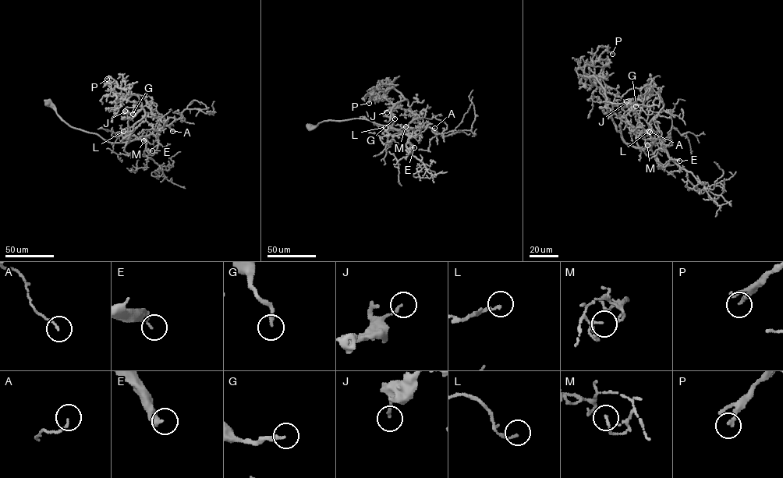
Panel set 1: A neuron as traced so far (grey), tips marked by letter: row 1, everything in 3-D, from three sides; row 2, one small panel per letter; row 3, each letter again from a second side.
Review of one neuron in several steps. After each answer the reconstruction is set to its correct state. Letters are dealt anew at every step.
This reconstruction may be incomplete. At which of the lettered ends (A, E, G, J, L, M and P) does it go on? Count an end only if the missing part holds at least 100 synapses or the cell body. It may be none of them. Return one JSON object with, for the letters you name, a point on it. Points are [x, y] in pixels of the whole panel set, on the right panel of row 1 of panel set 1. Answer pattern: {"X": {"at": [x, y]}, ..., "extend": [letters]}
{"E": {"at": [679, 161]}, "extend": ["E"]}

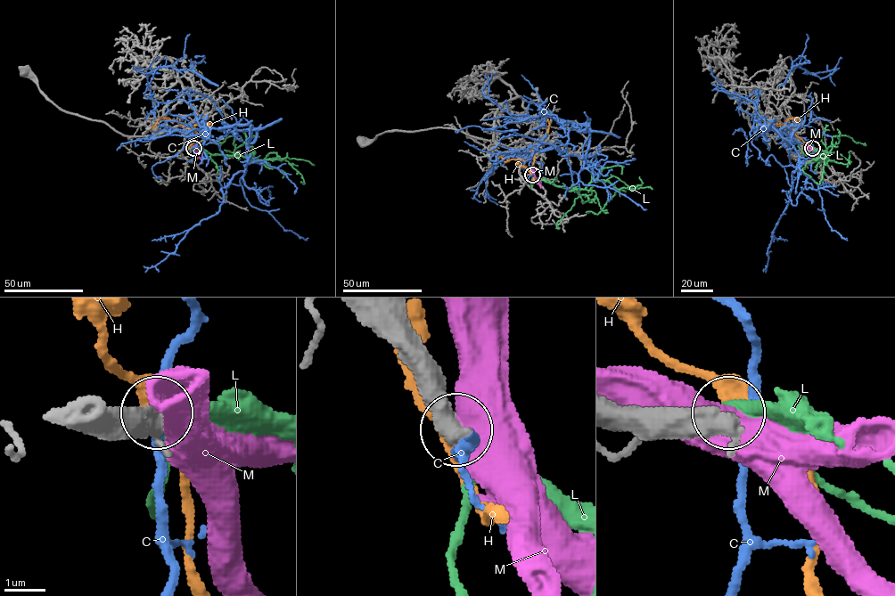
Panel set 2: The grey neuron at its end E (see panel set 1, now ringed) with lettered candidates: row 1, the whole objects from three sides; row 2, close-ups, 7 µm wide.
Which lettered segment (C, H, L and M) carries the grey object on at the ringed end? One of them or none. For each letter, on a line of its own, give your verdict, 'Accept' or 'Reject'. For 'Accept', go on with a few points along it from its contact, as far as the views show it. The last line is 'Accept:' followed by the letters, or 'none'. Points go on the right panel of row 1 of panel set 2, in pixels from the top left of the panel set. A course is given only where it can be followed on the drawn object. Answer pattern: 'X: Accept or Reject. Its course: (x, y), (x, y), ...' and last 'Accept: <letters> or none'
C: Reject
H: Reject
L: Accept. Its course: (812, 148), (826, 156), (817, 159), (835, 152), (850, 161), (849, 162), (849, 151)
M: Reject
Accept: L

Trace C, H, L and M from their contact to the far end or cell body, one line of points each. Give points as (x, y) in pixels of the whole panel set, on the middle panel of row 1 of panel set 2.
C: (532, 175), (529, 148), (566, 145), (576, 126), (590, 130), (585, 161), (513, 130), (482, 130)
H: (532, 175), (529, 170), (534, 158), (525, 160), (508, 159), (502, 158), (496, 149), (490, 151)
L: (532, 175), (578, 189), (592, 182), (607, 180), (616, 189), (615, 194), (598, 214), (587, 212), (591, 211)
M: (532, 175), (540, 188)

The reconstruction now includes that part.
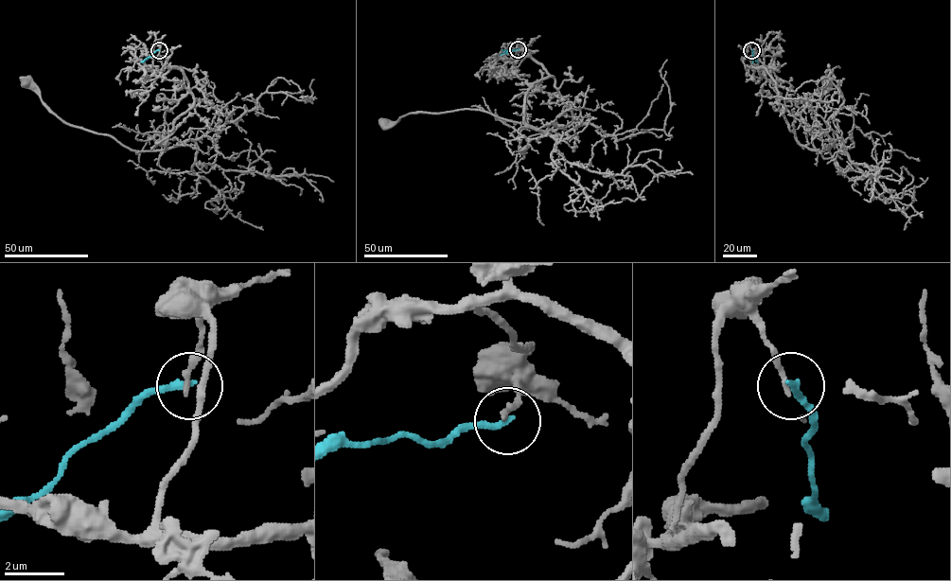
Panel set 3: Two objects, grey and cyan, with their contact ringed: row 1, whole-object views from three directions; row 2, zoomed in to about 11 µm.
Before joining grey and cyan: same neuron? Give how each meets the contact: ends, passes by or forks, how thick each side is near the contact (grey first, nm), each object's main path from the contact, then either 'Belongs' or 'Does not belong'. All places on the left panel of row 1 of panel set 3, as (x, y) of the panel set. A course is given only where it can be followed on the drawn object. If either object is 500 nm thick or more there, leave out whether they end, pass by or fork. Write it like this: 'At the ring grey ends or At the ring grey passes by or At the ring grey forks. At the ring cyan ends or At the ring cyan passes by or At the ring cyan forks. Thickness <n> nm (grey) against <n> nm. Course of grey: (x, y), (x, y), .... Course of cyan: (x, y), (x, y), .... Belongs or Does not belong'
At the ring grey ends. At the ring cyan ends. Thickness 190 nm (grey) against 240 nm. Course of grey: (159, 50), (166, 66), (180, 70), (194, 99), (176, 120), (165, 150), (134, 150), (68, 125), (24, 81). Course of cyan: (159, 50), (141, 62). Does not belong

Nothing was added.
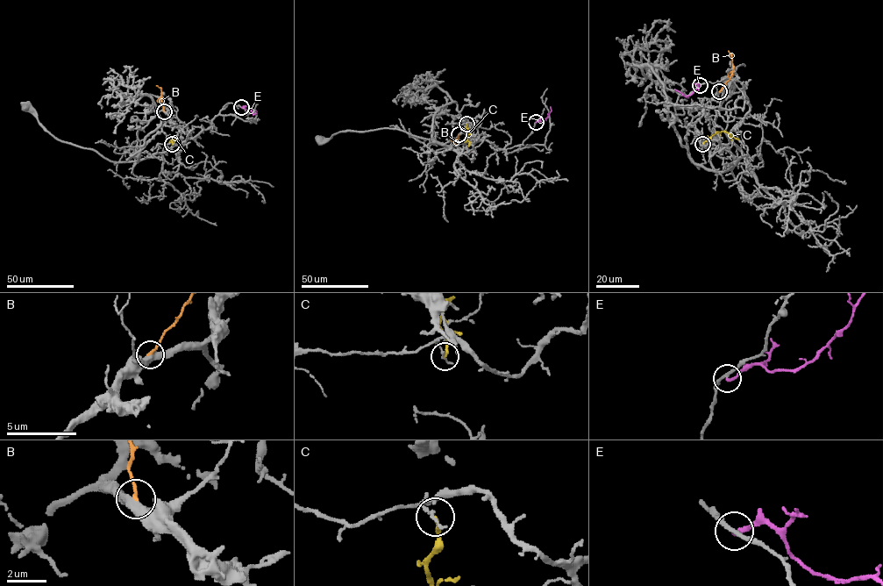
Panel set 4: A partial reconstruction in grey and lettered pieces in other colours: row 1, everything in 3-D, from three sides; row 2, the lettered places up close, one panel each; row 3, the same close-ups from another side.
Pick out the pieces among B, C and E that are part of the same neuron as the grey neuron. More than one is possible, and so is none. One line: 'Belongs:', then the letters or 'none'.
Belongs: none

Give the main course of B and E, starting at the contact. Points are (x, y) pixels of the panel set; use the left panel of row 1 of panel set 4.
B: (164, 111), (161, 89), (156, 85)
E: (241, 107), (254, 114), (256, 110)

